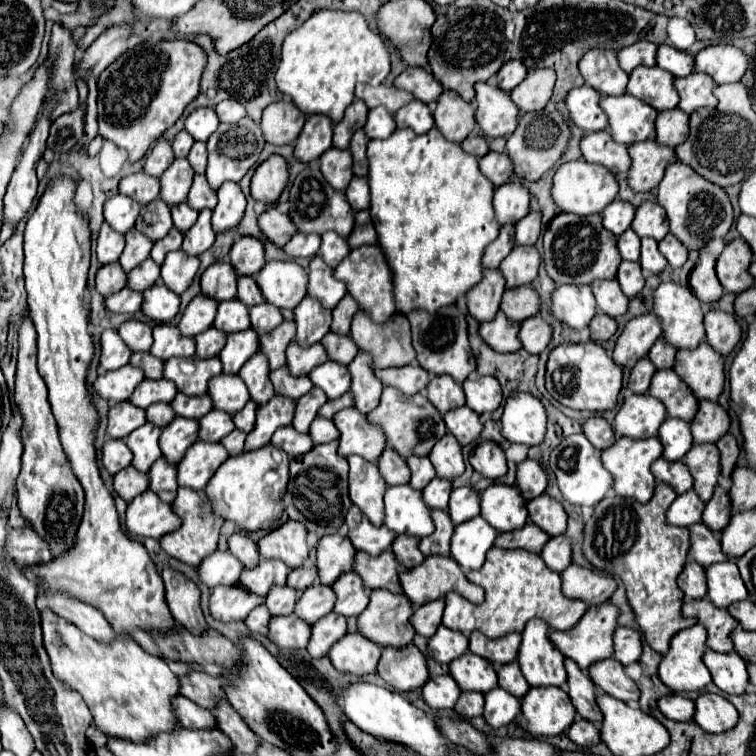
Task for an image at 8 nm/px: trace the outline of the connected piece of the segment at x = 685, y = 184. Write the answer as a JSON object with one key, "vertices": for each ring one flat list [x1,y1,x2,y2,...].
{"vertices":[[673,162,665,168,665,176,657,188,657,202,667,212,671,234,687,248,701,250,711,238,723,238,733,224,733,208,725,190,709,180,703,180,683,162]]}

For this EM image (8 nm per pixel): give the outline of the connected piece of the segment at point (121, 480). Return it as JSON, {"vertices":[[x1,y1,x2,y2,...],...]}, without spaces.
{"vertices":[[127,466,113,476,113,490,125,502,131,502,135,496,139,496,147,490,147,474,139,474,139,472,135,472,133,466]]}

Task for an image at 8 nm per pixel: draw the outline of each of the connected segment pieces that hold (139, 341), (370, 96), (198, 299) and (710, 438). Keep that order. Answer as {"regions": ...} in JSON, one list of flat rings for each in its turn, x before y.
{"regions":[[[127,320,125,324,121,324,117,334,129,346,131,352,149,352,151,348,153,336,151,336,151,328,145,322]],[[357,84,355,86,355,96,361,98,367,108,377,108,377,106,385,106,389,114,395,114,401,106,409,104,413,100,411,92,405,90,397,90,395,86,367,86,367,84]],[[197,294,189,302,189,306,185,308,177,328,181,330,183,336,197,336,197,334,205,332,213,324,213,320,215,320,215,308,217,306,219,304,213,302,209,296]],[[701,400,699,410,691,422,691,434,695,444,717,442,729,430,727,412,711,400]]]}

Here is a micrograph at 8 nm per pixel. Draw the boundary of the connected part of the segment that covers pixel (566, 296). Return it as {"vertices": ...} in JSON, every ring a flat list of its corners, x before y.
{"vertices":[[565,284,557,286,551,294,551,314,565,326,571,328,585,328,595,316,595,298,591,296,591,288,581,284]]}

